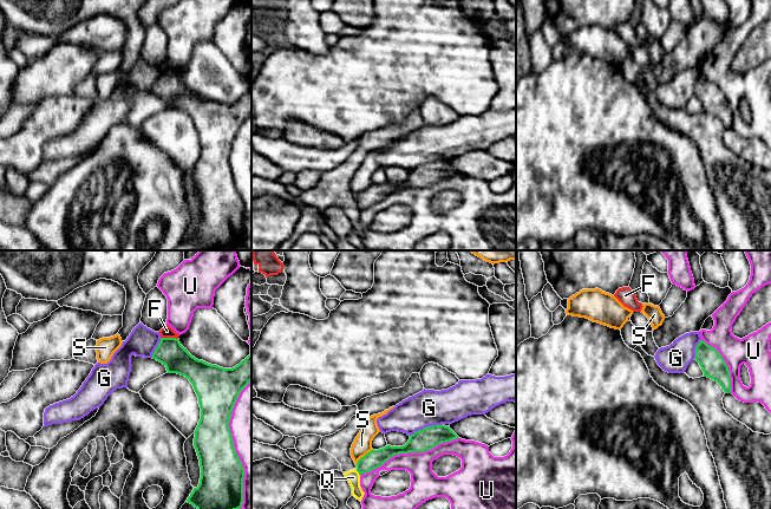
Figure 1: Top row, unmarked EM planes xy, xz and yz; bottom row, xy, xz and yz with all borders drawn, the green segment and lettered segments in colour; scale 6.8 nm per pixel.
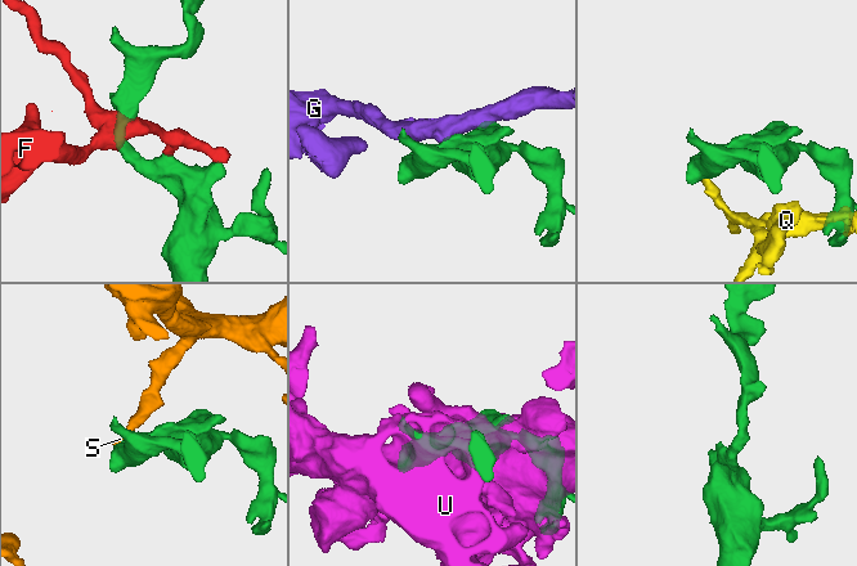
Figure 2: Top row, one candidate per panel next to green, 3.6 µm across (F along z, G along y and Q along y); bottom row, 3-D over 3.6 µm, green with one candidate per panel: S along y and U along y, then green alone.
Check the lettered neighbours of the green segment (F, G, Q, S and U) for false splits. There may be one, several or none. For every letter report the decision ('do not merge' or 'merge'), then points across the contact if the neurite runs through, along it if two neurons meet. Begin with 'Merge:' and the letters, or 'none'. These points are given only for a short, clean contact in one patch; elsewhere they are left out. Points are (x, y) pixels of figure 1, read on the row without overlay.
Merge: none
F: do not merge
G: do not merge; border xz (442, 158), (426, 161), (416, 165), (410, 171)
Q: do not merge
S: do not merge; border xz (372, 184), (355, 200)
U: do not merge

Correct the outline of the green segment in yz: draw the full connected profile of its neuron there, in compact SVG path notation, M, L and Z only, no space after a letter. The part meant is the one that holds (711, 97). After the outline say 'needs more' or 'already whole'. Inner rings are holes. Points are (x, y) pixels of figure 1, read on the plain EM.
M704 76L695 83L695 96L699 98L704 112L717 117L725 129L731 129L731 113L728 102L721 90Z | already whole

